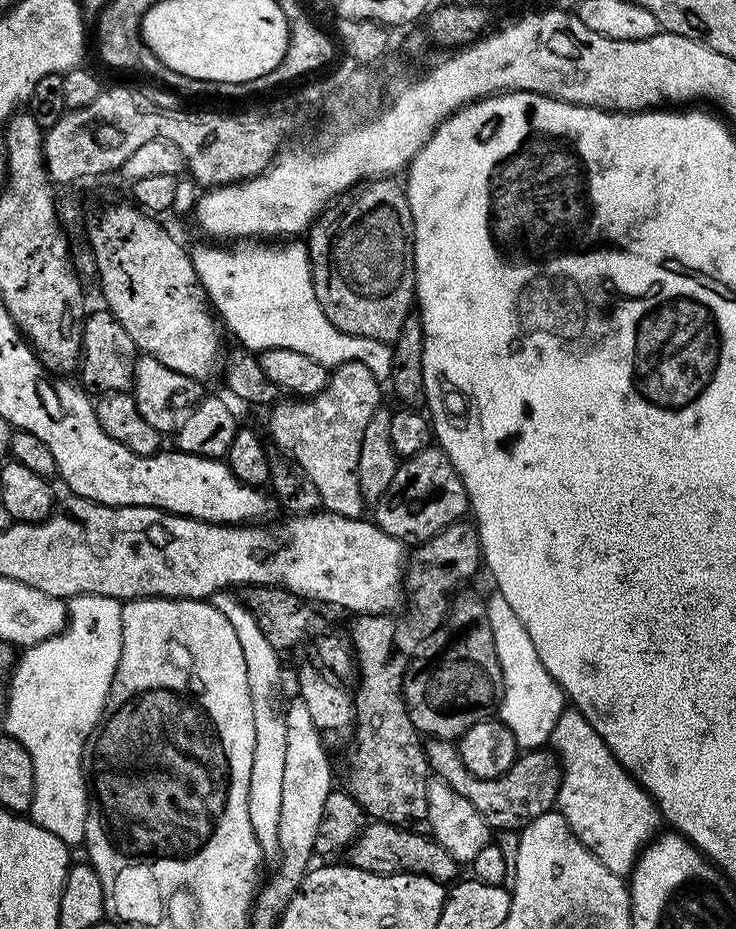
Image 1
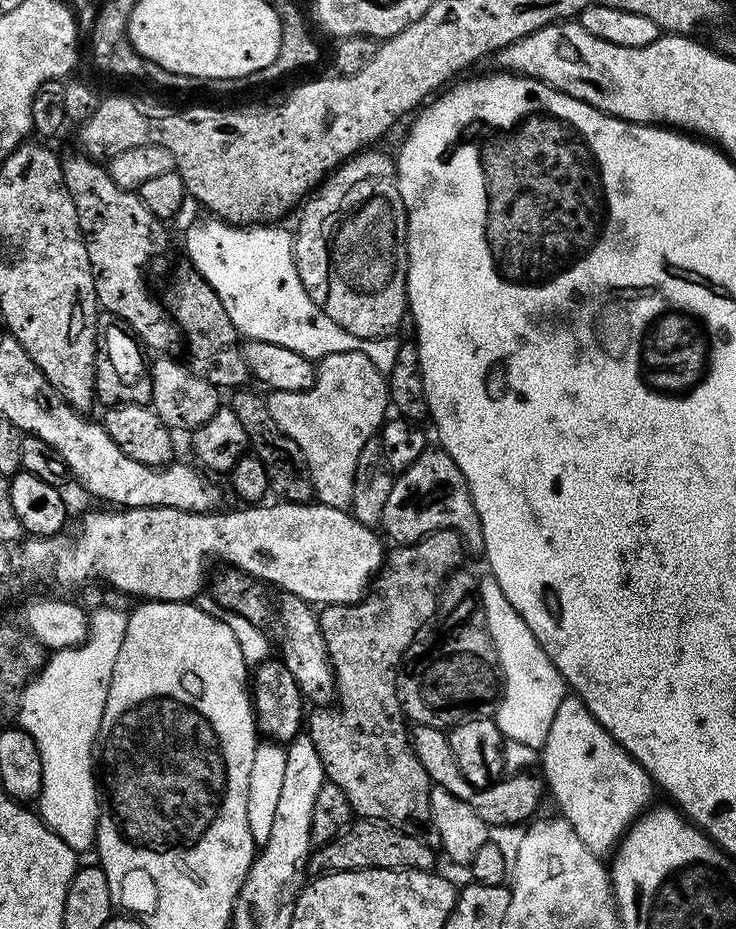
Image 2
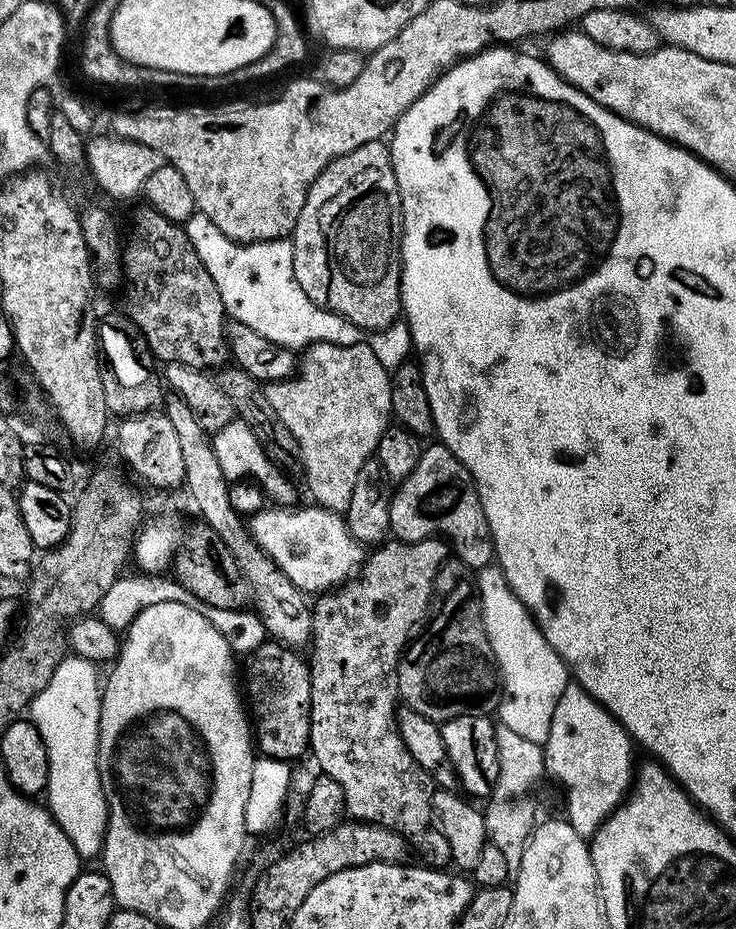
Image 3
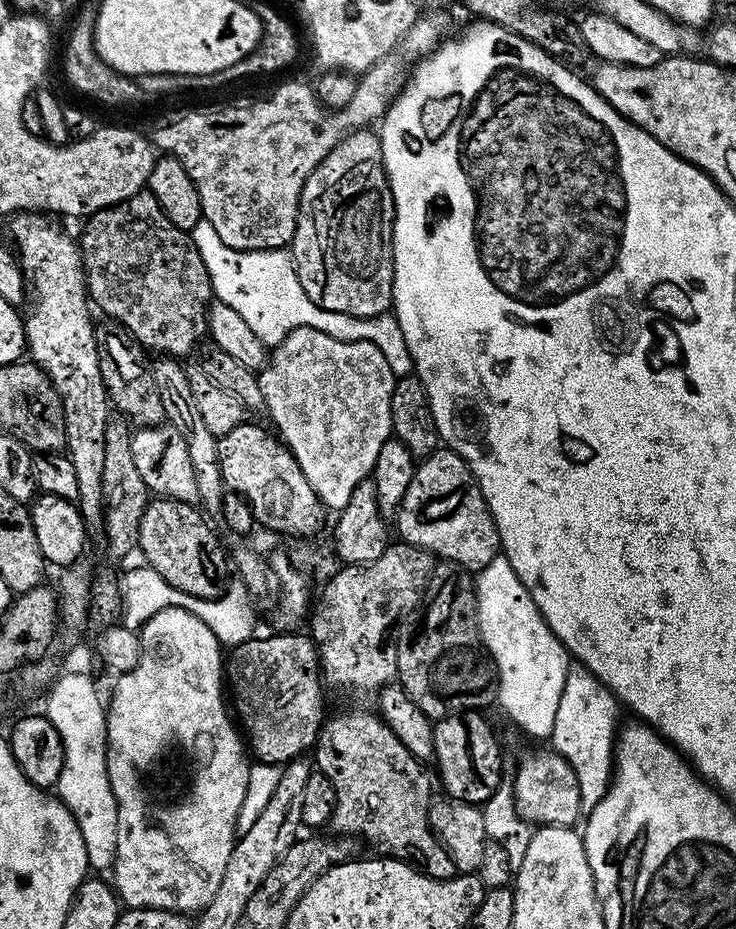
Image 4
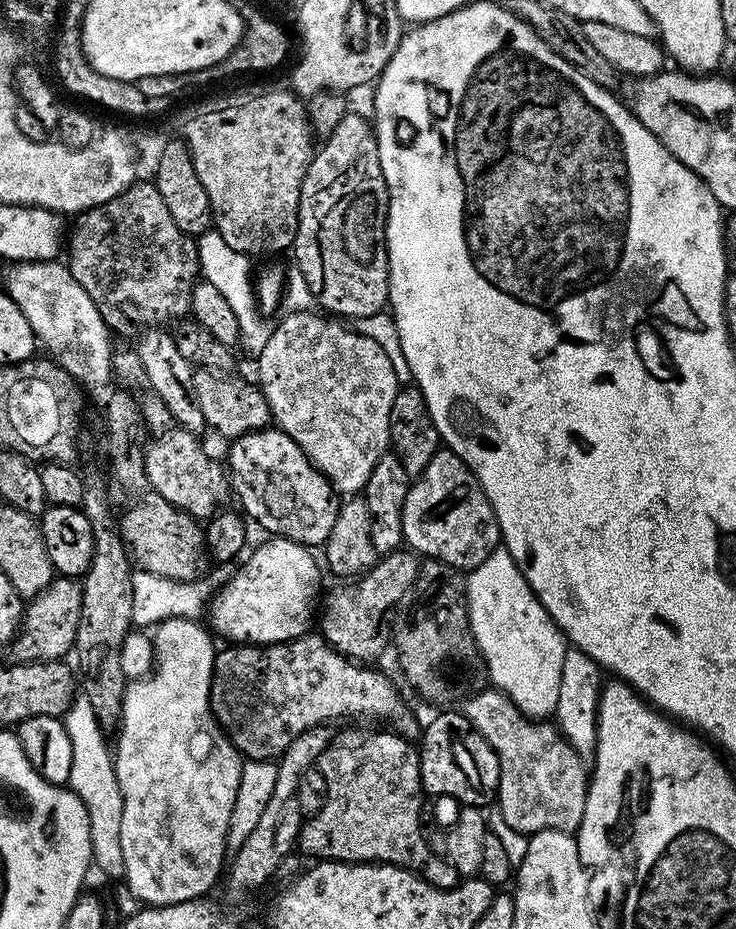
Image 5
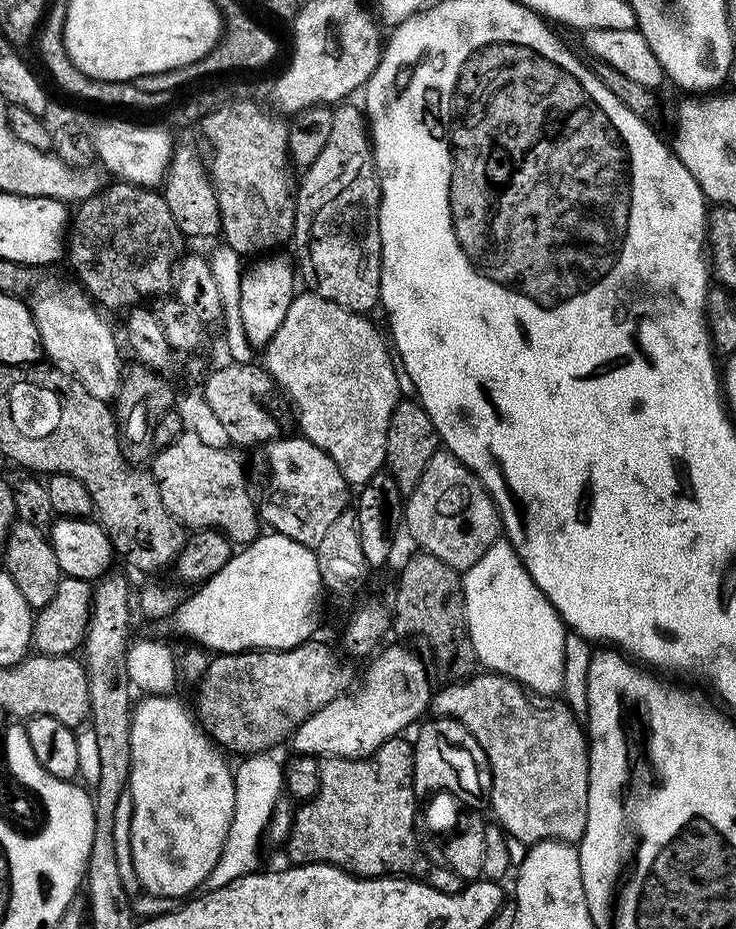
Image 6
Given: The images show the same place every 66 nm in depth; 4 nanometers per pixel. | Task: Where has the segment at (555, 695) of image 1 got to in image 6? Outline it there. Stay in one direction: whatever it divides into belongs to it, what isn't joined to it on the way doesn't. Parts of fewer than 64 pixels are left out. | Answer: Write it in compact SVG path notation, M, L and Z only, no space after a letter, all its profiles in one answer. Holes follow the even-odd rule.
M501 538L492 544L474 566L466 569L462 579L464 613L477 661L487 671L507 676L533 693L541 692L544 696L559 693L566 625L548 596L536 585L534 578L530 578L507 539Z

